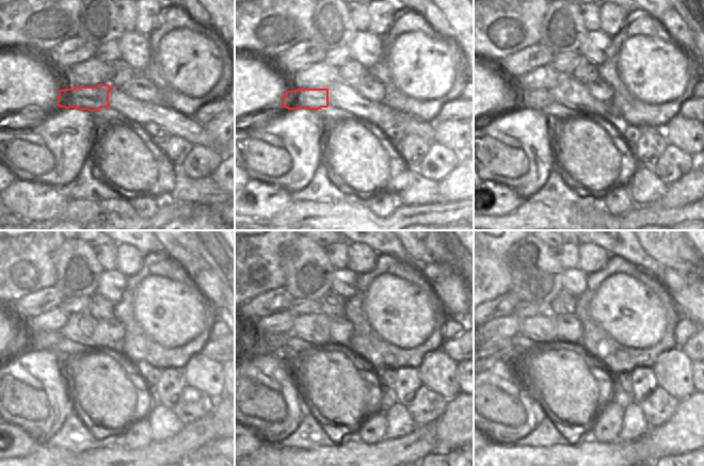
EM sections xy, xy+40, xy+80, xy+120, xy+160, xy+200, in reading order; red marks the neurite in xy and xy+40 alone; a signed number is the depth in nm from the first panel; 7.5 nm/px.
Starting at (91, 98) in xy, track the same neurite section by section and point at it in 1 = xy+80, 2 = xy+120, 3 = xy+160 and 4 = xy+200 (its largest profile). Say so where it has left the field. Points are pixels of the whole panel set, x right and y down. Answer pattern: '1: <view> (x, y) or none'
1: xy+80 (540, 98)
2: xy+120 (40, 340)
3: xy+160 (274, 342)
4: xy+200 (495, 349)

